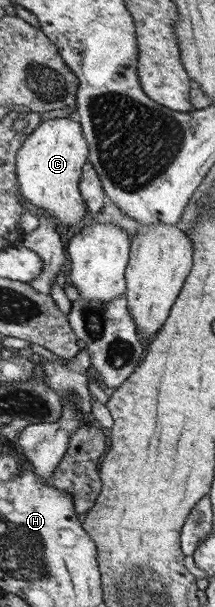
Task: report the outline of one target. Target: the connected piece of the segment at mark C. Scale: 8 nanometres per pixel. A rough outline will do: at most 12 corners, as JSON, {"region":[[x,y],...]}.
{"region":[[80,122],[40,123],[16,156],[22,197],[62,227],[87,211]]}

